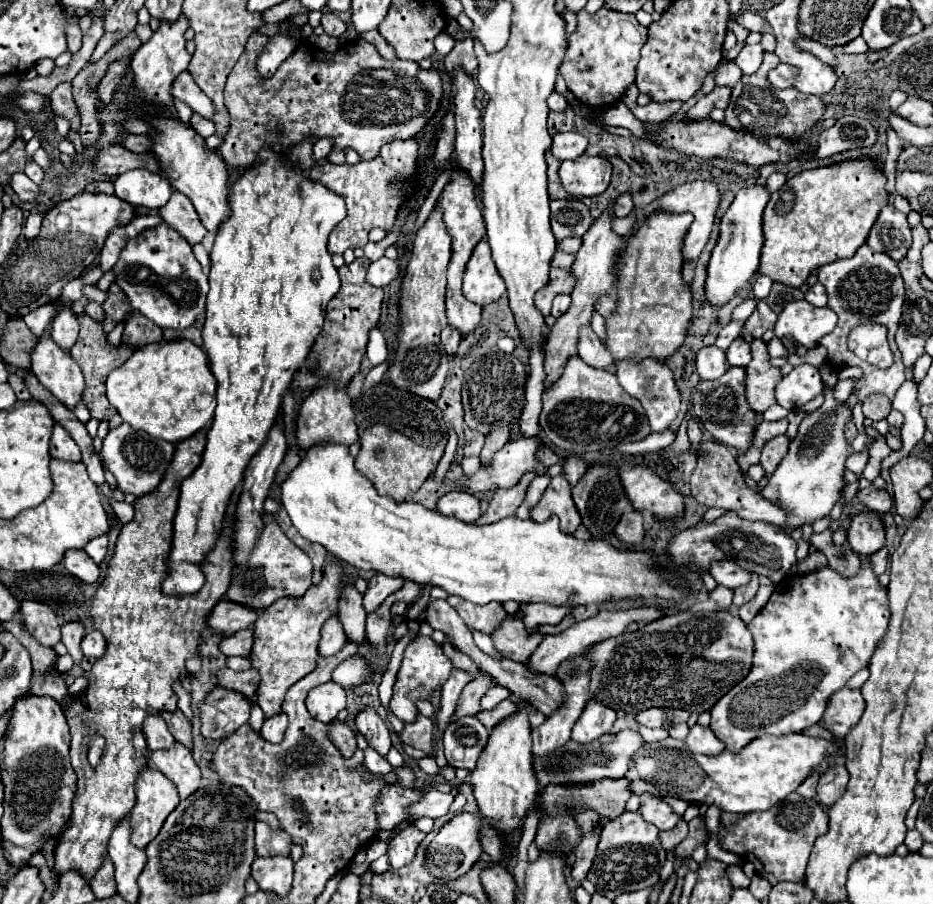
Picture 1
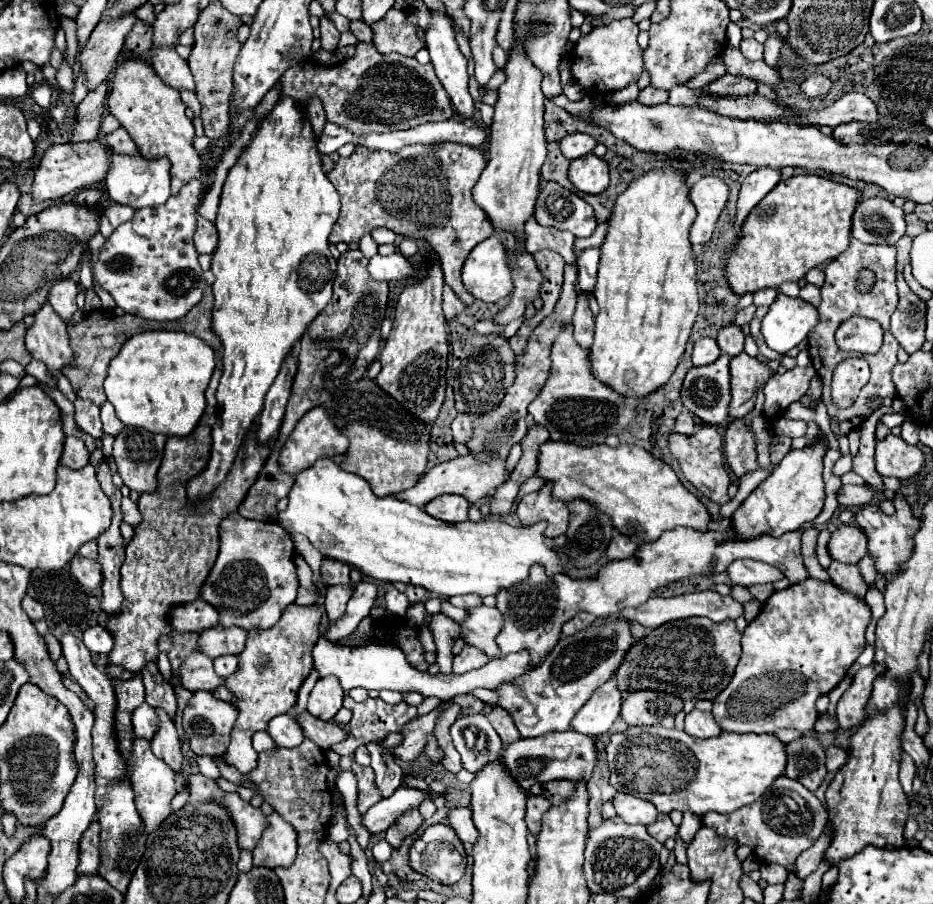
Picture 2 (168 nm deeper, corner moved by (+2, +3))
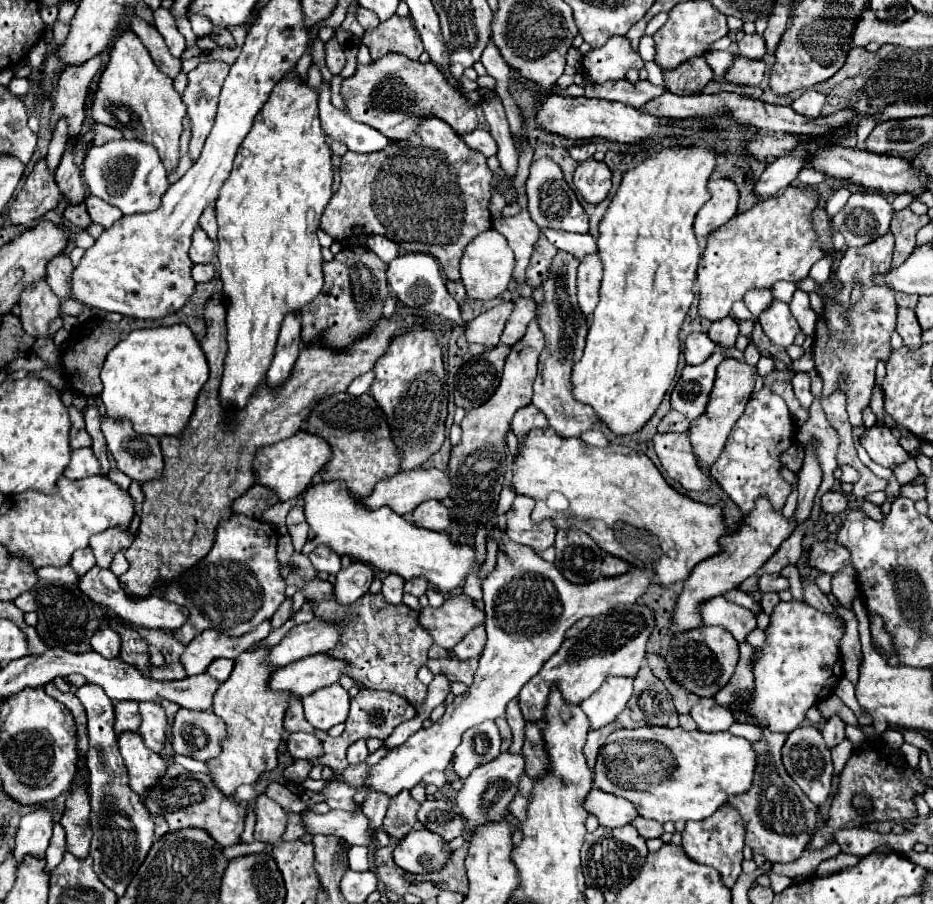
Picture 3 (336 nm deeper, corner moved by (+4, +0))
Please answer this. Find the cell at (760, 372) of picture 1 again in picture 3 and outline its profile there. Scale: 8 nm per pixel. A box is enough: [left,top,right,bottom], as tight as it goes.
[688,359,756,469]

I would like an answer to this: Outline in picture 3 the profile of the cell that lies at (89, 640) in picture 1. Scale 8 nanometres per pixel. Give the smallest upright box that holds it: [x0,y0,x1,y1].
[90,627,120,659]

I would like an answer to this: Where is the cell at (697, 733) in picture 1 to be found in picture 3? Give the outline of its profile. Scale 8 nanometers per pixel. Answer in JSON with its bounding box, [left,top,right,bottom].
[690,697,734,731]

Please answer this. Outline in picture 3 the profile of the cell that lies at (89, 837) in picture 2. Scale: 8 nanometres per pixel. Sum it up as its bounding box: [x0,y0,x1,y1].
[60,787,92,859]

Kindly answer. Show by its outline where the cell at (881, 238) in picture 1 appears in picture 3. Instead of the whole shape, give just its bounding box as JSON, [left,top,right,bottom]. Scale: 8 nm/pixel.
[832,191,892,247]

